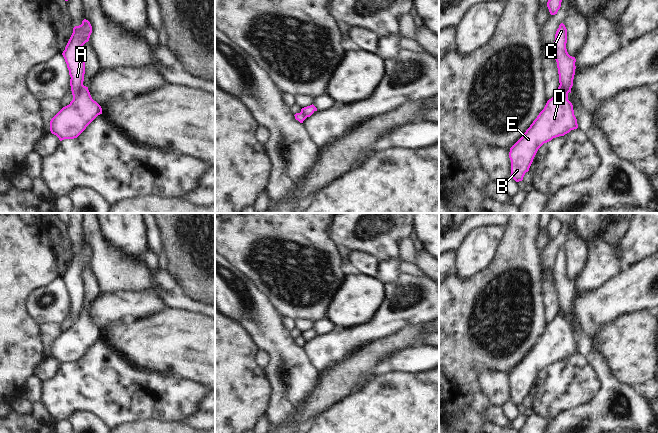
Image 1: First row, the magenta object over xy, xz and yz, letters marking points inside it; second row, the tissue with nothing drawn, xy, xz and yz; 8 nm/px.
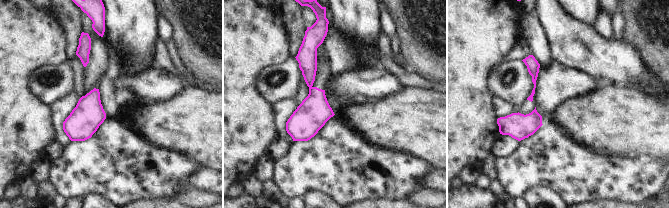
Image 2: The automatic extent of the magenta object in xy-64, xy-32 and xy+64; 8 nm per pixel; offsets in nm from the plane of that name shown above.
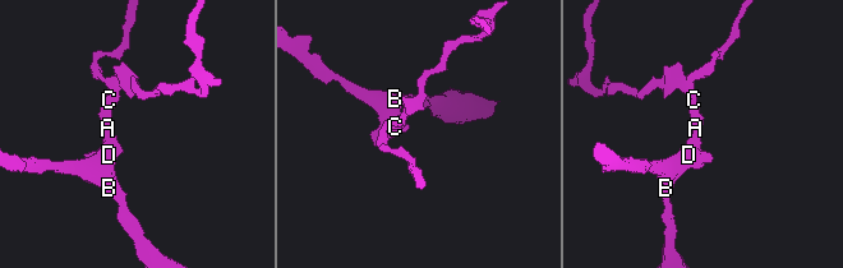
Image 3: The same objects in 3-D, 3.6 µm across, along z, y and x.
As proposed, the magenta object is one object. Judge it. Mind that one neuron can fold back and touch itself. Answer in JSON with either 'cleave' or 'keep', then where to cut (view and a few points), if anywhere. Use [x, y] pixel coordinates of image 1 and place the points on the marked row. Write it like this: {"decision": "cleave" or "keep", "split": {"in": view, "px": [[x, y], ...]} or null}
{"decision": "cleave", "split": {"in": "xy", "px": [[82, 84], [78, 93], [73, 98]]}}

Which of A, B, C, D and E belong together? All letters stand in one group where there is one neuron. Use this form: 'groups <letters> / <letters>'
groups A C / B D E

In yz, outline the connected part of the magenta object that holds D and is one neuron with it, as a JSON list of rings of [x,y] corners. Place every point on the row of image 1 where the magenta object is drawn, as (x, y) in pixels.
[[[559,85],[555,95],[549,99],[544,109],[539,113],[522,137],[510,148],[511,175],[516,182],[522,181],[533,162],[538,149],[553,138],[564,136],[571,130],[577,129],[577,119],[574,115],[573,105],[568,100],[565,88]]]

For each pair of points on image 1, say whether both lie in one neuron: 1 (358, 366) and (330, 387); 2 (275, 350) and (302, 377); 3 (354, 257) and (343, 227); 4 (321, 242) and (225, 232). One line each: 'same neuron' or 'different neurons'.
1: same neuron
2: same neuron
3: different neurons
4: same neuron

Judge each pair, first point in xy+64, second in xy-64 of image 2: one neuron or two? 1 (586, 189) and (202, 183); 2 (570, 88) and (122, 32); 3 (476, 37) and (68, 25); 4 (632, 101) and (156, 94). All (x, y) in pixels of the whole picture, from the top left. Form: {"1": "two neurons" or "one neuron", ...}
{"1": "two neurons", "2": "two neurons", "3": "two neurons", "4": "two neurons"}

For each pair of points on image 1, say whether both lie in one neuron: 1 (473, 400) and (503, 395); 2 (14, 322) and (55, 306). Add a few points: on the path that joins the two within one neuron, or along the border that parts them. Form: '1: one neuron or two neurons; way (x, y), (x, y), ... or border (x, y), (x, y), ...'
1: two neurons; border (477, 376), (479, 389), (490, 403)
2: two neurons; border (30, 292), (26, 301), (26, 310), (38, 324)

